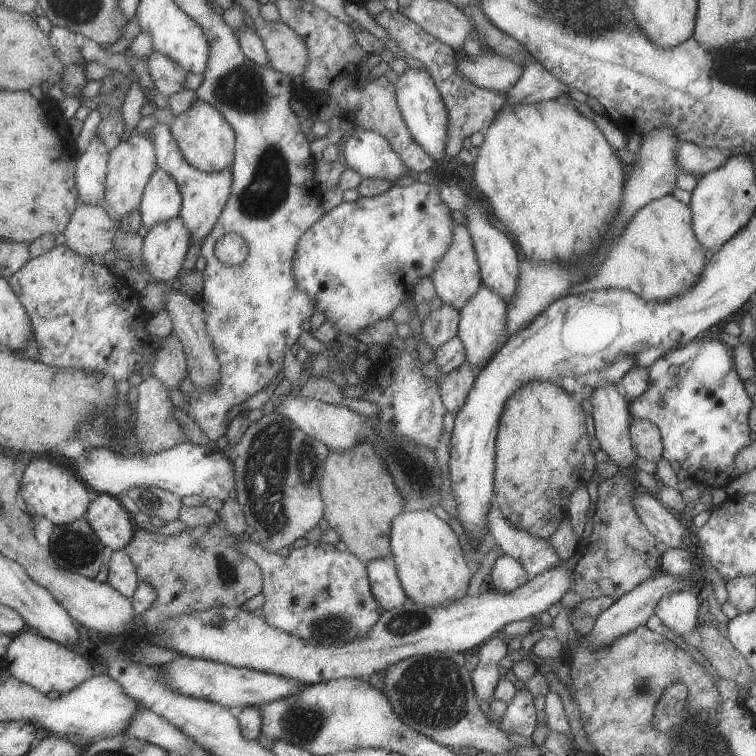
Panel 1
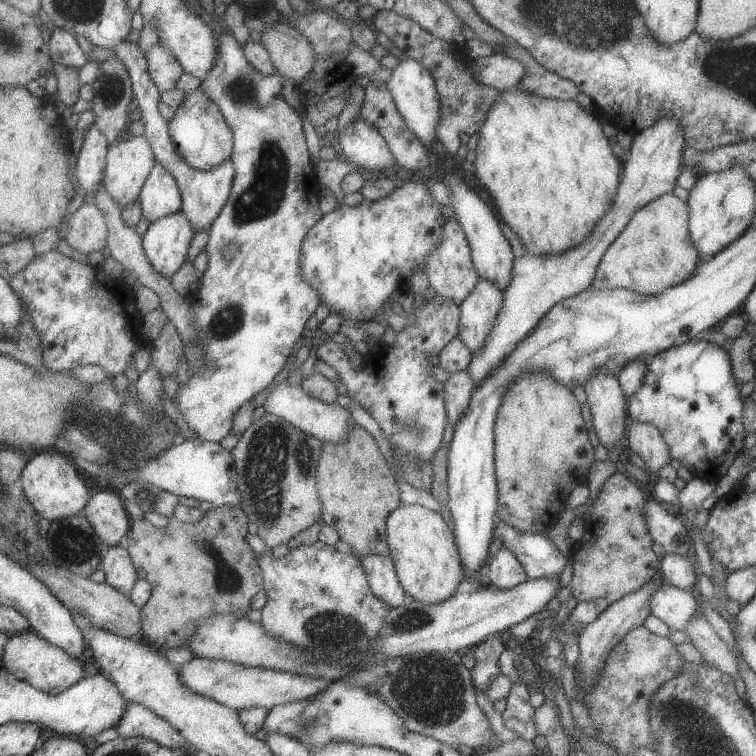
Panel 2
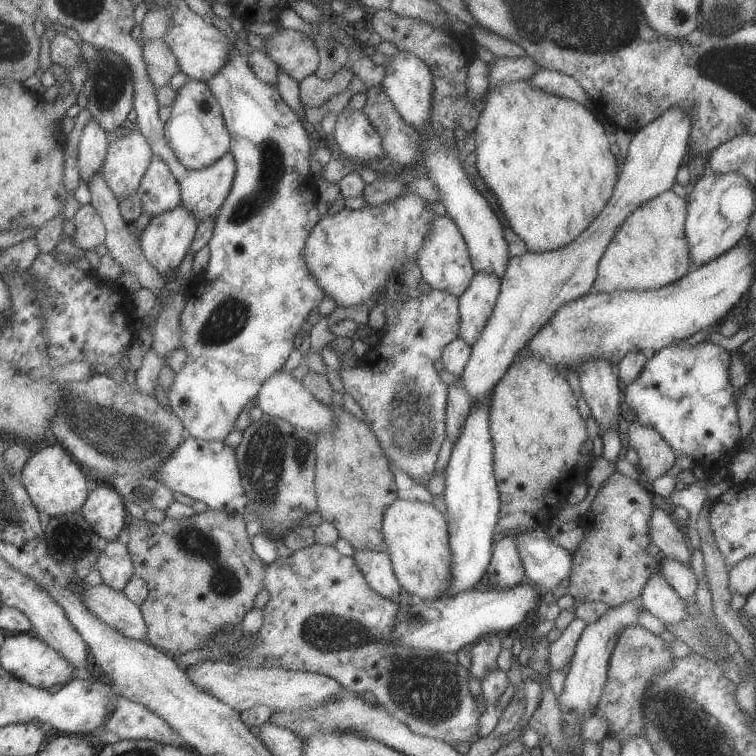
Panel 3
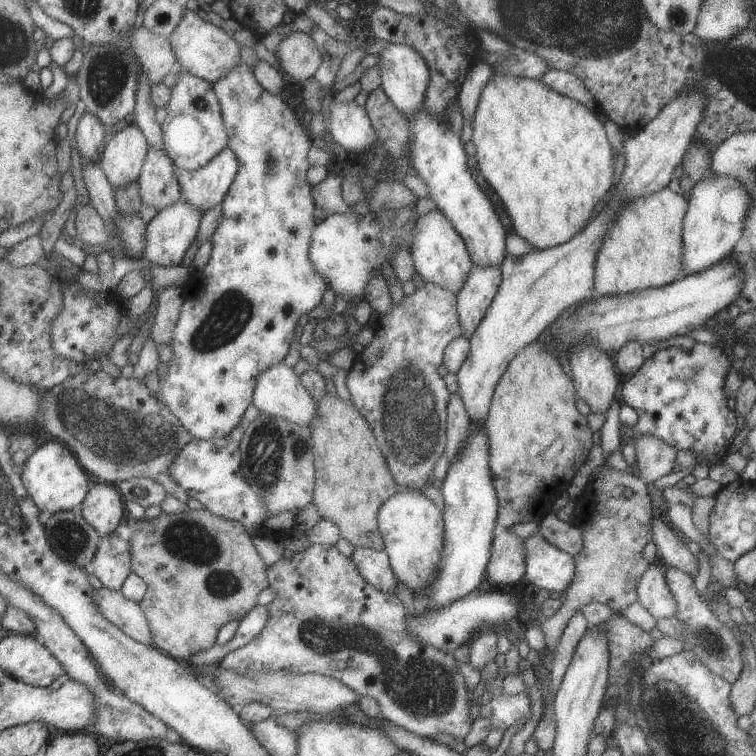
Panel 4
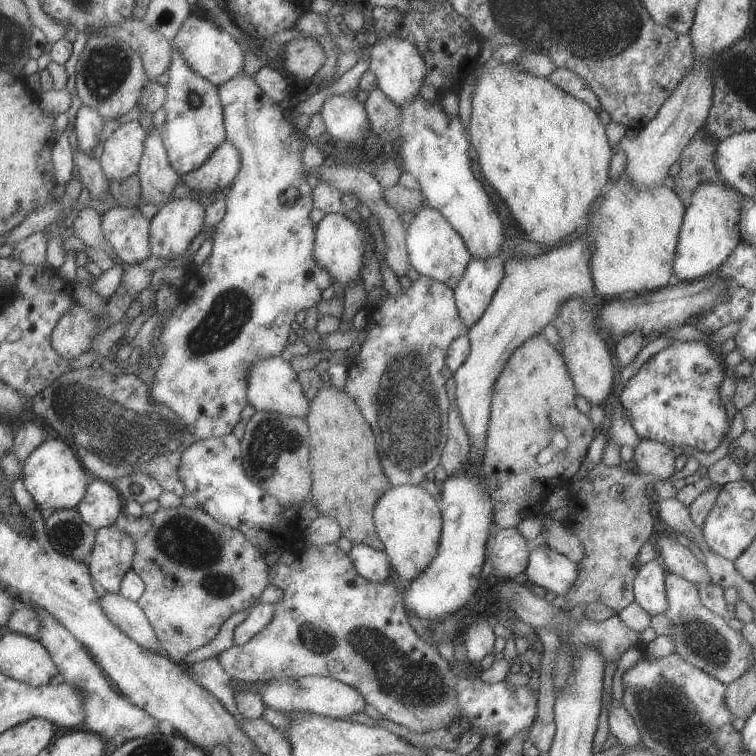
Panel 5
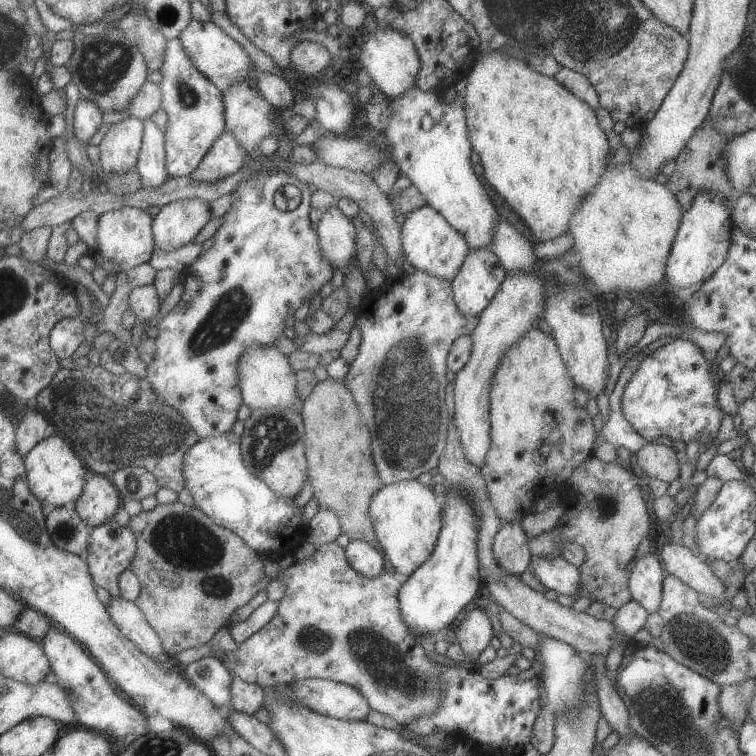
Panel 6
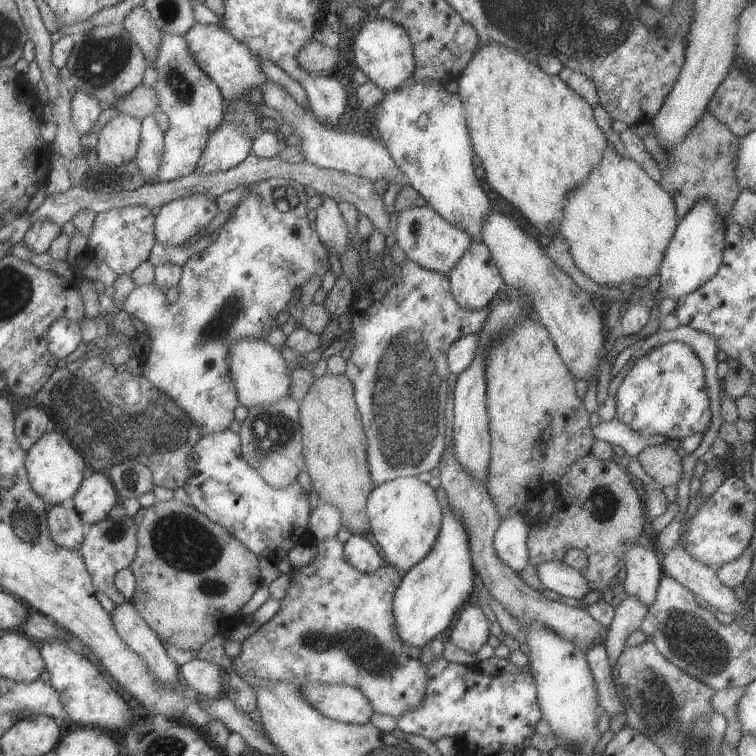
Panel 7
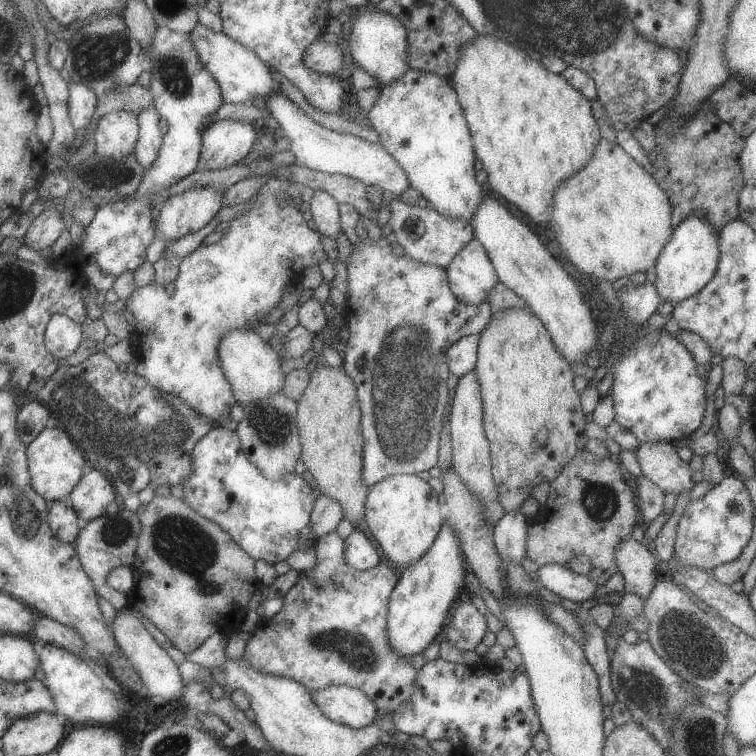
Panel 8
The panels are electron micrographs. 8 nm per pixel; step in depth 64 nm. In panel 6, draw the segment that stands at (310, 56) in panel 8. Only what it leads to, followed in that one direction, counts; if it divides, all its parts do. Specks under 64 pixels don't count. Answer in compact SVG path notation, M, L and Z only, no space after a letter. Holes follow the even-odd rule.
M297 42L289 52L291 70L297 74L305 74L307 78L317 76L321 70L331 66L331 58L327 48L315 42Z

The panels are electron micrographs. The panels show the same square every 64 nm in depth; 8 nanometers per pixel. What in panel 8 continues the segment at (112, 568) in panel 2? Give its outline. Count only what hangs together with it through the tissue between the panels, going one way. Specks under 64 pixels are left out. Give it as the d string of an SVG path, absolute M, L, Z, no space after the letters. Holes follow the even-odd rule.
M125 506L121 510L117 510L115 514L103 514L99 518L93 518L89 522L83 522L77 538L75 538L75 554L81 562L83 572L87 574L87 578L93 584L93 590L99 598L103 598L105 602L109 602L113 606L115 612L121 612L123 608L127 608L127 596L123 592L115 592L113 588L109 588L105 584L107 574L111 568L131 568L131 564L135 562L135 552L137 552L137 538L141 532L141 524L137 520L135 512L129 512Z

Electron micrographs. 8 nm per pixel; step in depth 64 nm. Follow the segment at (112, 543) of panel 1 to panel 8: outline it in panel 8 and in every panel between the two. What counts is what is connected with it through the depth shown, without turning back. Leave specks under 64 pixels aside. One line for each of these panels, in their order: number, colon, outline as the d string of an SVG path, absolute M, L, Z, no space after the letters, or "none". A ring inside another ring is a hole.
2: M97 490L89 498L81 514L89 520L95 534L107 546L119 546L121 536L127 536L129 532L129 512L125 512L123 500L117 490Z
3: M103 484L87 494L85 504L81 506L81 518L91 526L91 530L107 540L117 540L119 532L125 526L125 502L115 492L111 484Z
4: M95 484L81 502L81 516L99 536L115 532L123 516L123 498L115 484Z
5: M95 478L87 488L85 496L77 504L77 512L81 520L95 532L99 528L115 524L117 516L121 514L119 494L111 482Z
6: M99 474L85 480L83 490L73 504L73 510L77 512L77 516L91 530L95 526L115 520L117 508L119 508L119 492L115 490L109 478Z
7: M93 472L89 478L83 478L69 504L75 508L83 526L101 522L113 514L113 508L119 504L117 492L105 472Z
8: M91 470L83 474L69 492L67 504L75 510L79 522L89 522L107 512L107 504L115 498L115 488L105 472Z

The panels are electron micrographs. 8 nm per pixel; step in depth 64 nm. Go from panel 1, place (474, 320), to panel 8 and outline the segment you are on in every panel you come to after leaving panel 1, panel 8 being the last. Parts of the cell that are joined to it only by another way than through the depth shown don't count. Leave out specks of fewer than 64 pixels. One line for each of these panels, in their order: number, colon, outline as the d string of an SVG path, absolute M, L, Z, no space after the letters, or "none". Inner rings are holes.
2: M479 278L473 290L459 302L459 340L471 356L481 348L485 336L493 328L493 320L501 308L501 292L489 280Z
3: M475 272L465 292L457 298L459 302L459 338L465 344L473 344L473 340L481 334L485 320L491 316L493 304L497 300L501 288L501 280L489 272Z
4: M471 266L457 296L457 314L463 338L469 340L483 314L489 310L501 284L501 266Z
5: M501 256L469 258L461 278L453 286L455 308L467 328L481 318L497 286L501 284L505 274L503 264L505 260Z
6: M489 248L469 250L451 280L457 310L465 316L481 314L499 292L505 278L507 274Z
7: M471 242L447 274L453 300L465 310L479 310L505 290L505 284L481 242Z
8: M469 240L447 264L445 276L451 294L465 304L477 306L485 302L487 292L499 282L487 258L487 252L477 240Z

